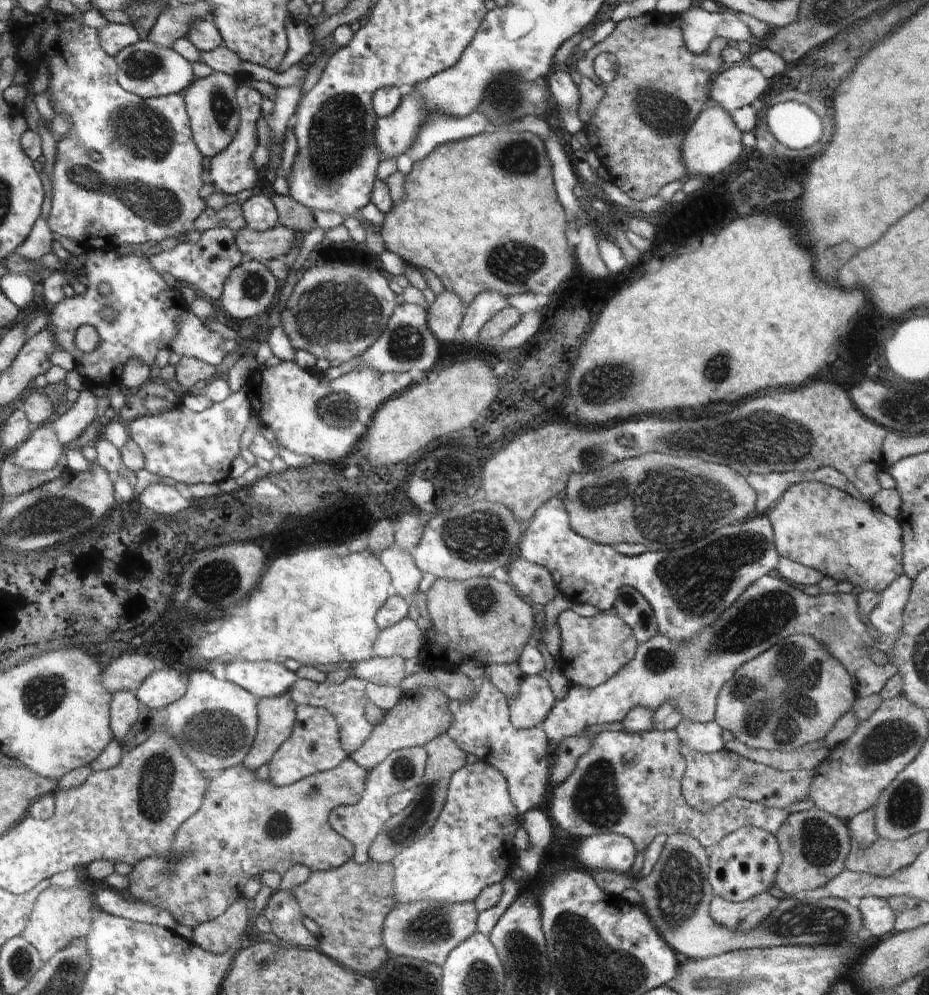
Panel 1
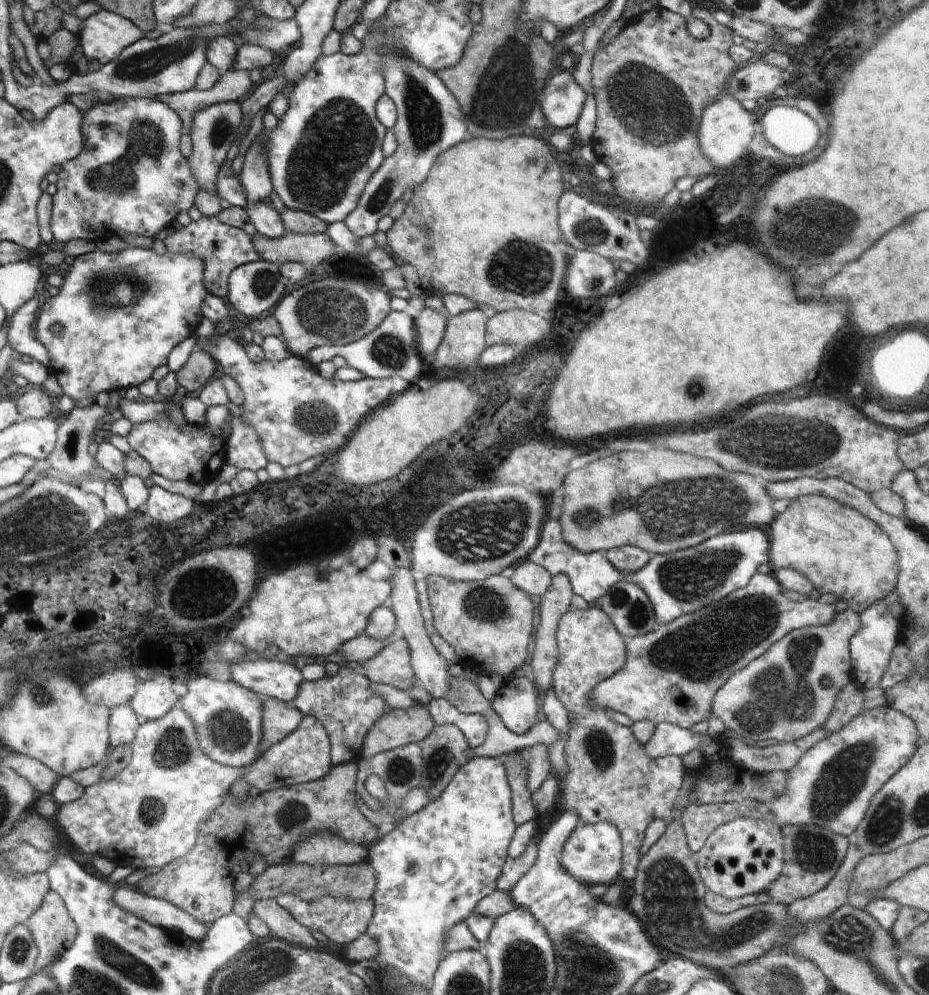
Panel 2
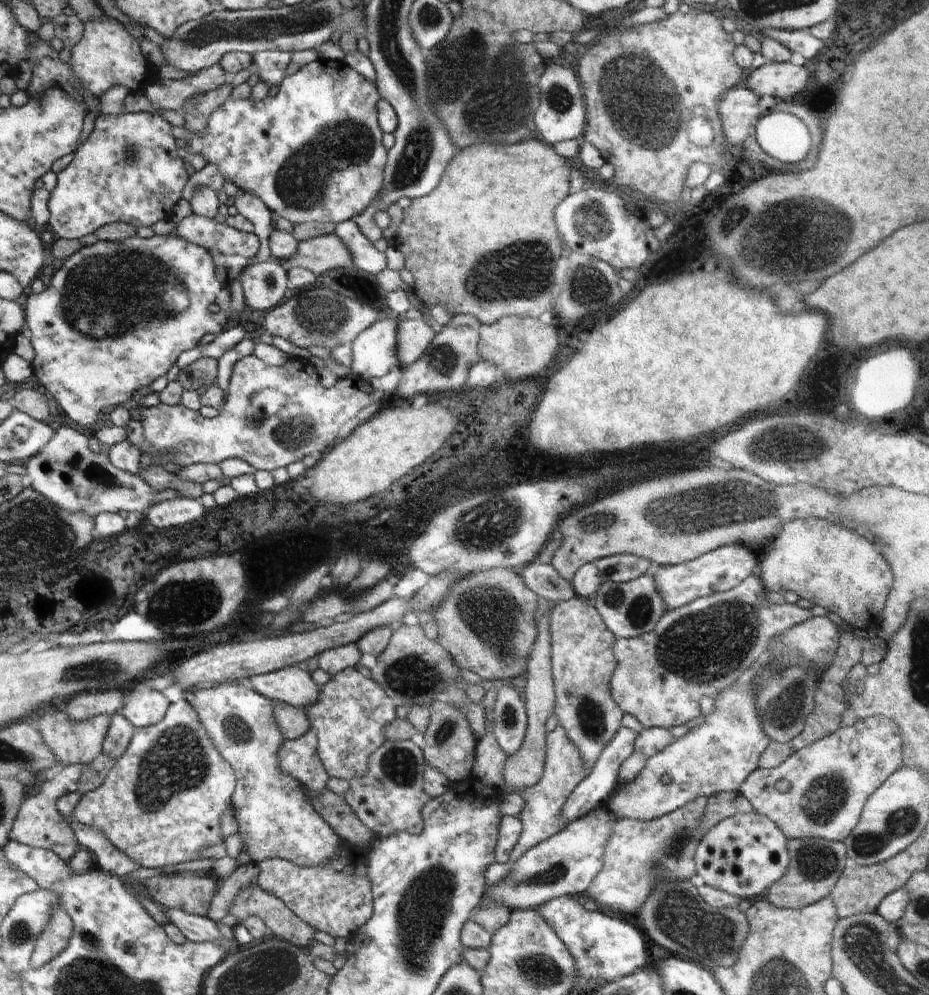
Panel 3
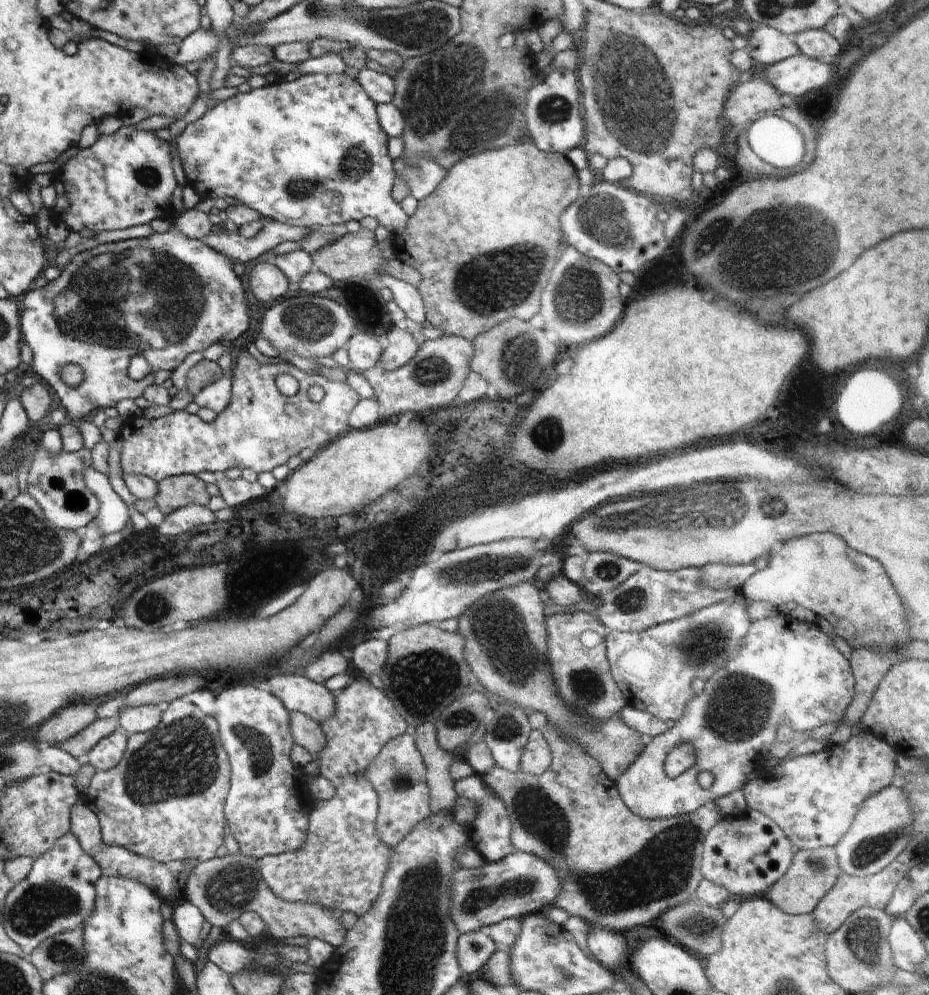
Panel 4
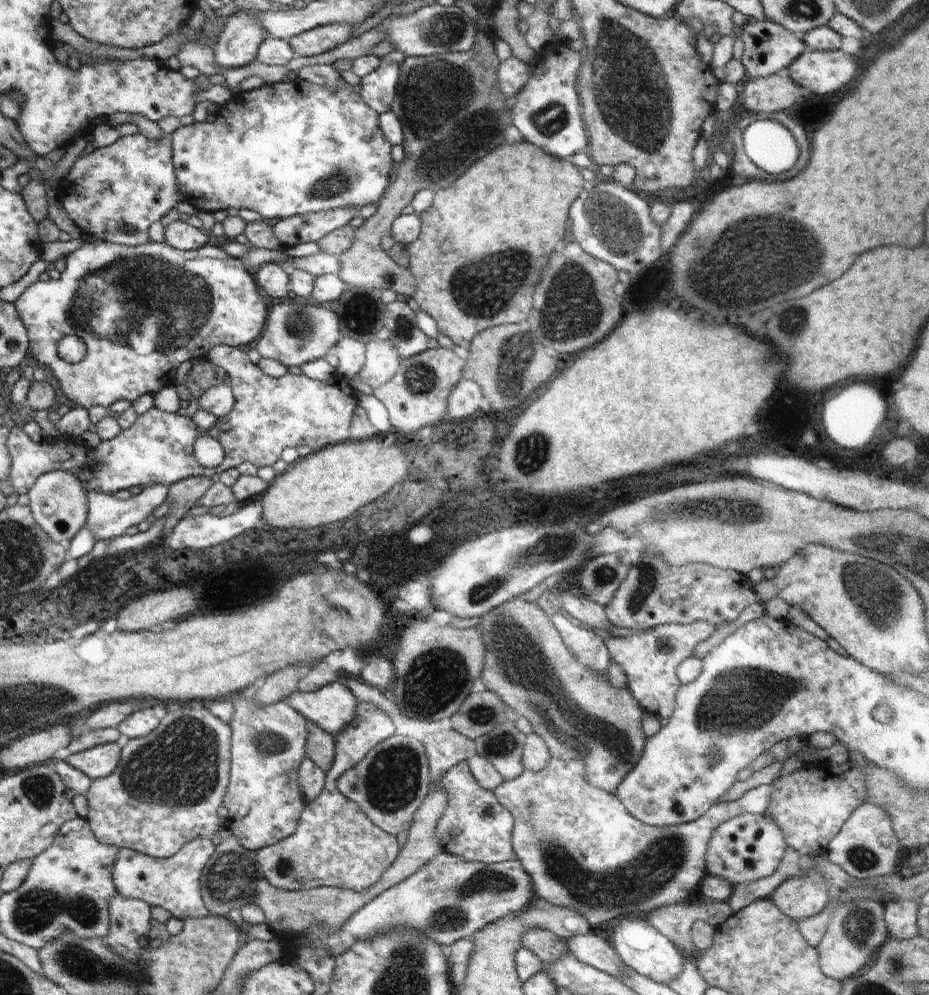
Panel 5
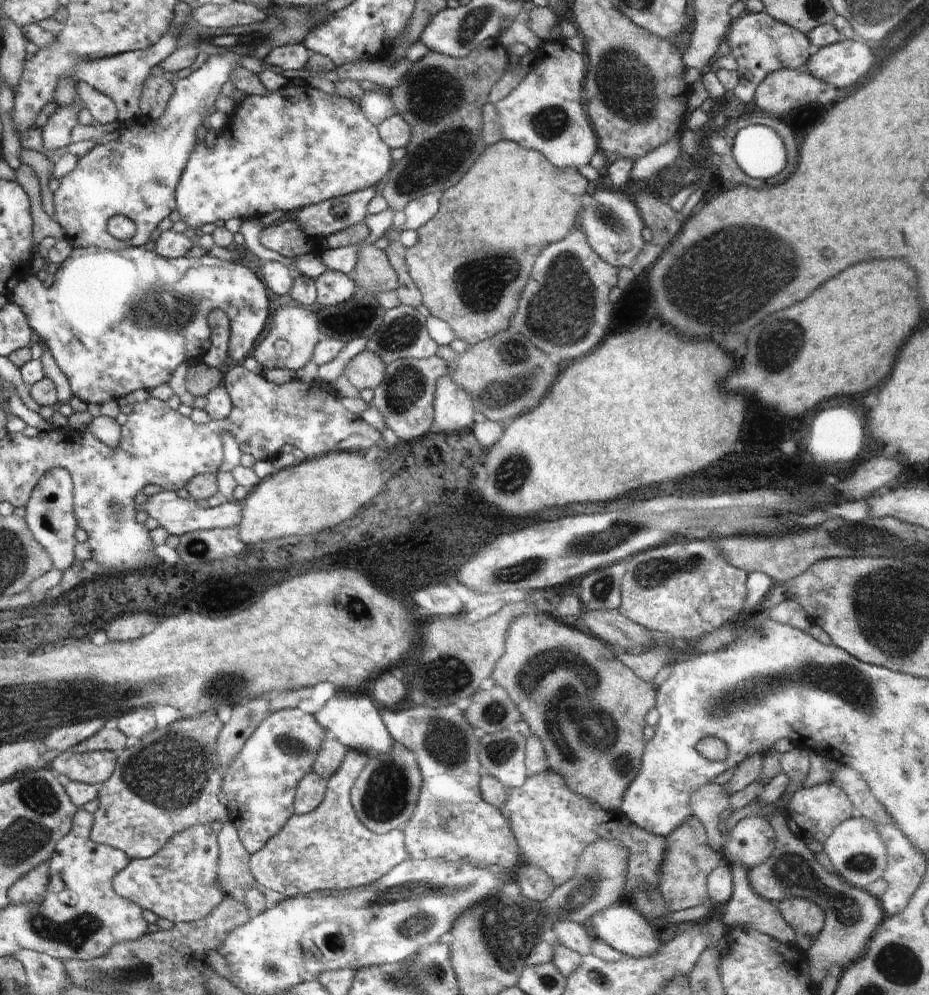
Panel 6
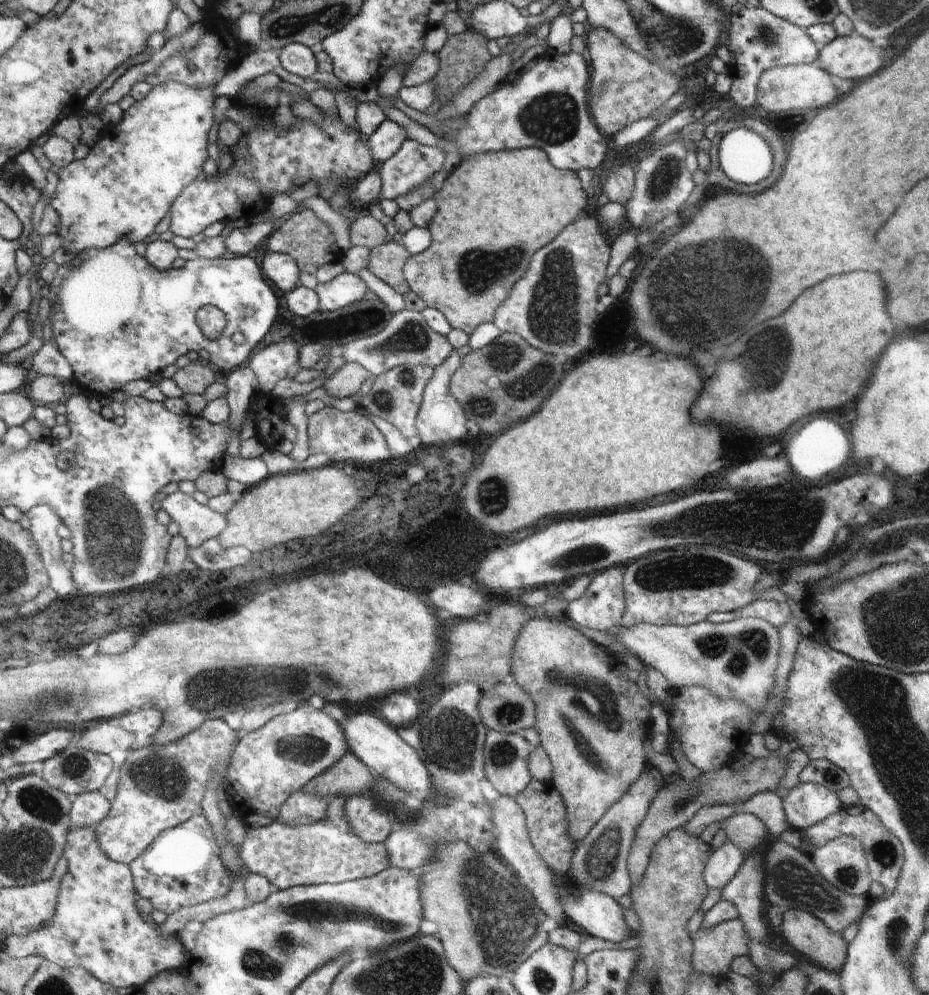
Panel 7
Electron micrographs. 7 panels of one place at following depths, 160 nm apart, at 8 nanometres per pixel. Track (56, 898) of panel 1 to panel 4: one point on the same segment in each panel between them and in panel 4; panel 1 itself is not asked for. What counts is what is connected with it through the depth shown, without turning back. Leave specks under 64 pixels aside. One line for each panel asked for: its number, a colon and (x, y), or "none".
2: (54, 930)
3: (53, 940)
4: (63, 953)

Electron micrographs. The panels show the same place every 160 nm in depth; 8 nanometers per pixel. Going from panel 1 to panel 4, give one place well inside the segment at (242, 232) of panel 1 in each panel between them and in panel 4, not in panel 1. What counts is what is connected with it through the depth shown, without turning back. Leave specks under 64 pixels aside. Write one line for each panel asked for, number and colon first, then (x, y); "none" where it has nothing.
2: (309, 250)
3: (320, 255)
4: (355, 255)

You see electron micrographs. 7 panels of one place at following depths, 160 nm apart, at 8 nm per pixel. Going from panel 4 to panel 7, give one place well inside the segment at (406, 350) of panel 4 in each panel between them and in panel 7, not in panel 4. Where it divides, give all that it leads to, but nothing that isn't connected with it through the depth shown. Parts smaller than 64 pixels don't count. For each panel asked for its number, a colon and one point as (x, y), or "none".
5: (382, 359)
6: (365, 370)
7: (346, 381)

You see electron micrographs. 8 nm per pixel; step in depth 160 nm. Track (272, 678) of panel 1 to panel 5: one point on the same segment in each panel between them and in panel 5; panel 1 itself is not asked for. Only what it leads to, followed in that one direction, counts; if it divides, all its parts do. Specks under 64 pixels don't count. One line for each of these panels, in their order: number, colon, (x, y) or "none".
2: (267, 678)
3: (292, 685)
4: (298, 693)
5: (333, 707)

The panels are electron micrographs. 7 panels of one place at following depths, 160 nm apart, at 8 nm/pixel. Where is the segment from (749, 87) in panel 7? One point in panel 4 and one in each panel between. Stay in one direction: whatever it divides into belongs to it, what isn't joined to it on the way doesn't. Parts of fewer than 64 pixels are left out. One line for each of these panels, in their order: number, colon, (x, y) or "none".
4: (767, 46)
5: (768, 47)
6: (760, 44)

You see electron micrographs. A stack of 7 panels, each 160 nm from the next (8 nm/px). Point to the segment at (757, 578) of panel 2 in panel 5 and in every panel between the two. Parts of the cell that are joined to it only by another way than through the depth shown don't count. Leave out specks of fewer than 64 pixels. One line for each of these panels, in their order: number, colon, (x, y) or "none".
3: (697, 650)
4: (654, 669)
5: (649, 659)

